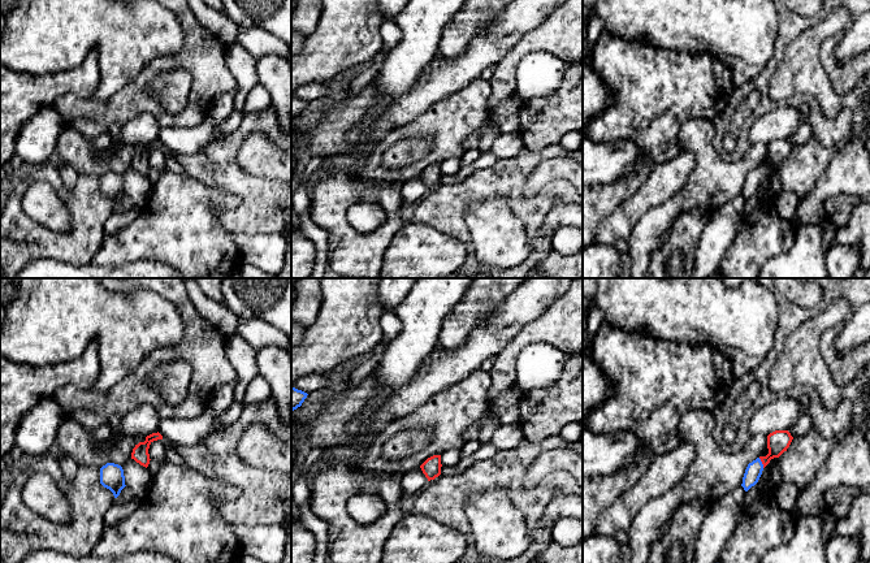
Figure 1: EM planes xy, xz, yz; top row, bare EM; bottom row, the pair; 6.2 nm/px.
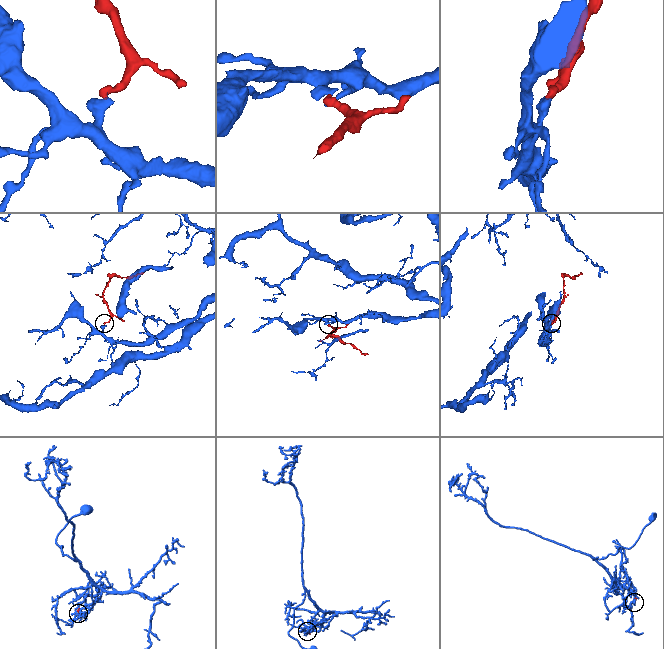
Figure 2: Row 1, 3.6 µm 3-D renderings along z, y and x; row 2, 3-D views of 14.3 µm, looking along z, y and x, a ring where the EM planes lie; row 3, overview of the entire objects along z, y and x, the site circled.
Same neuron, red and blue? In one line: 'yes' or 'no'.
yes

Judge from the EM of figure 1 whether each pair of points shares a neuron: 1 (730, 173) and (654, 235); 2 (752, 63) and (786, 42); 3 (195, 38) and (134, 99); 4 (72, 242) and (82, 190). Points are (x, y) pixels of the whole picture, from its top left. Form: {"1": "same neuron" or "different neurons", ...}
{"1": "same neuron", "2": "different neurons", "3": "same neuron", "4": "same neuron"}

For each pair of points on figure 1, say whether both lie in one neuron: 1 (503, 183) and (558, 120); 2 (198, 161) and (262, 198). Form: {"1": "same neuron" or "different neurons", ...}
{"1": "different neurons", "2": "same neuron"}

